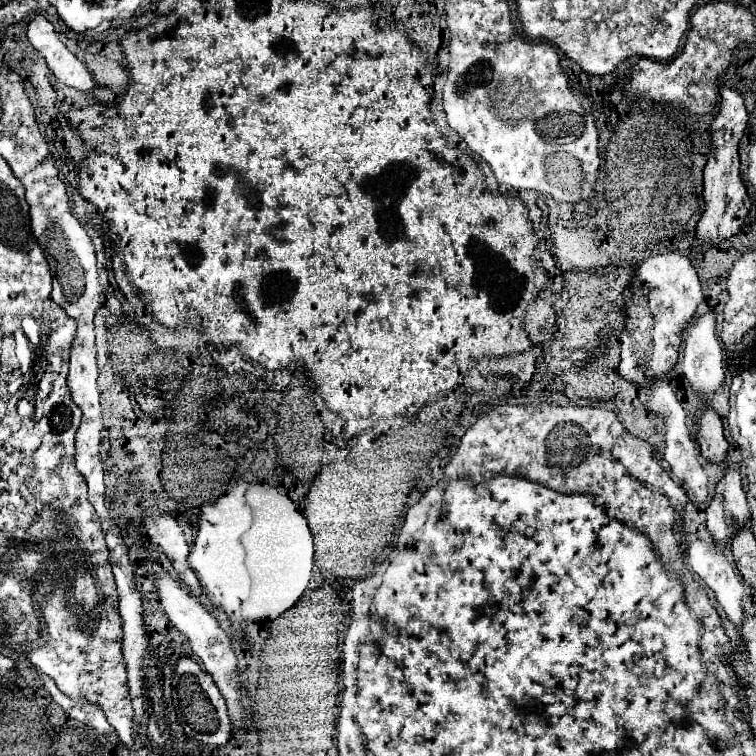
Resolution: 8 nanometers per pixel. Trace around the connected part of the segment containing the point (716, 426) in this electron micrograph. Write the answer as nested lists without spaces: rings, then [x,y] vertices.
[[[703,407],[699,417],[699,433],[697,441],[701,447],[701,455],[711,463],[723,463],[729,443],[723,437],[723,425],[717,413],[711,407]]]

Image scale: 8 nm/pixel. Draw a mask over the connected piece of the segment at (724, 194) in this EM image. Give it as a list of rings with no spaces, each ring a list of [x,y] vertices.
[[[723,87],[719,115],[711,125],[713,149],[711,149],[711,157],[705,165],[705,189],[703,189],[705,211],[703,211],[701,219],[697,221],[697,237],[703,241],[703,245],[709,243],[715,247],[723,239],[729,239],[735,233],[739,233],[739,229],[751,209],[751,199],[749,199],[745,183],[741,179],[739,155],[737,155],[737,145],[745,131],[745,125],[747,125],[747,111],[745,111],[741,95],[729,87]]]

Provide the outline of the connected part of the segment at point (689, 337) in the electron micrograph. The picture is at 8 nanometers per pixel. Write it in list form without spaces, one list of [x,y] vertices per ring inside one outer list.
[[[711,309],[701,317],[693,317],[693,321],[683,331],[683,343],[685,343],[685,349],[683,349],[683,375],[689,379],[691,387],[697,391],[697,395],[703,401],[709,401],[725,381],[723,351],[721,351],[719,337],[715,335],[715,315],[713,315]]]

